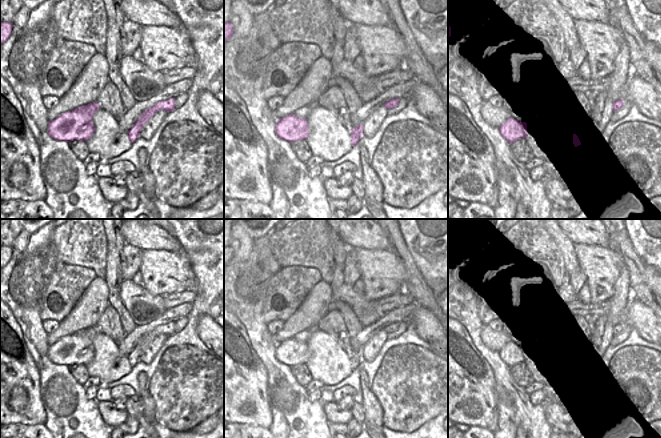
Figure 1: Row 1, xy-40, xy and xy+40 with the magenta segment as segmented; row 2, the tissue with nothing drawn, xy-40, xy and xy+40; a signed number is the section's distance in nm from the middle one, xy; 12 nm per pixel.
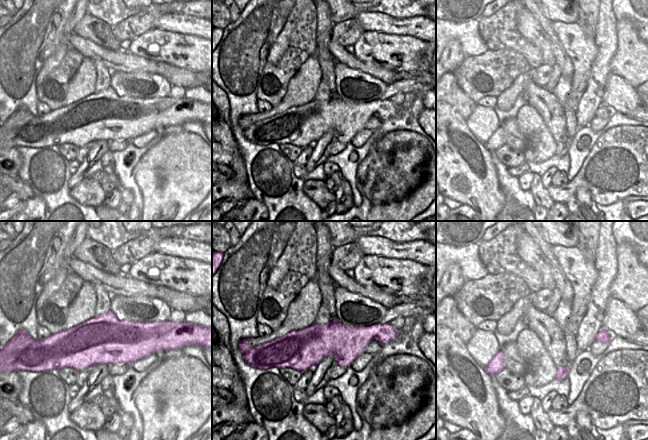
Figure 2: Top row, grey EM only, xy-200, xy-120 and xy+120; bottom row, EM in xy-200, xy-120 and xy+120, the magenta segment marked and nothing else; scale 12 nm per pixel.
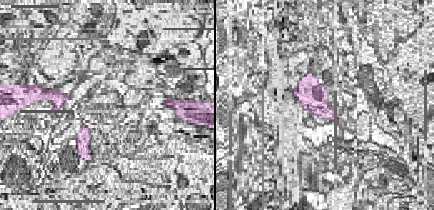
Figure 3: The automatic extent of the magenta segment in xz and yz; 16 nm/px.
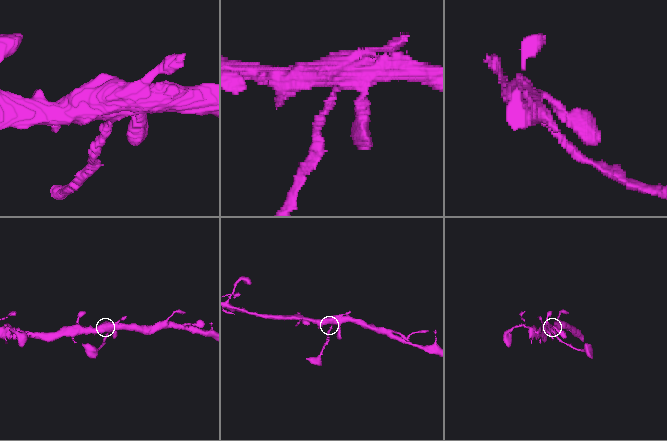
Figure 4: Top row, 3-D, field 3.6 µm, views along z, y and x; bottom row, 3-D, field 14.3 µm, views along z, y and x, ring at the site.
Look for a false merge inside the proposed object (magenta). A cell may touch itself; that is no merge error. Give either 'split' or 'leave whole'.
leave whole

